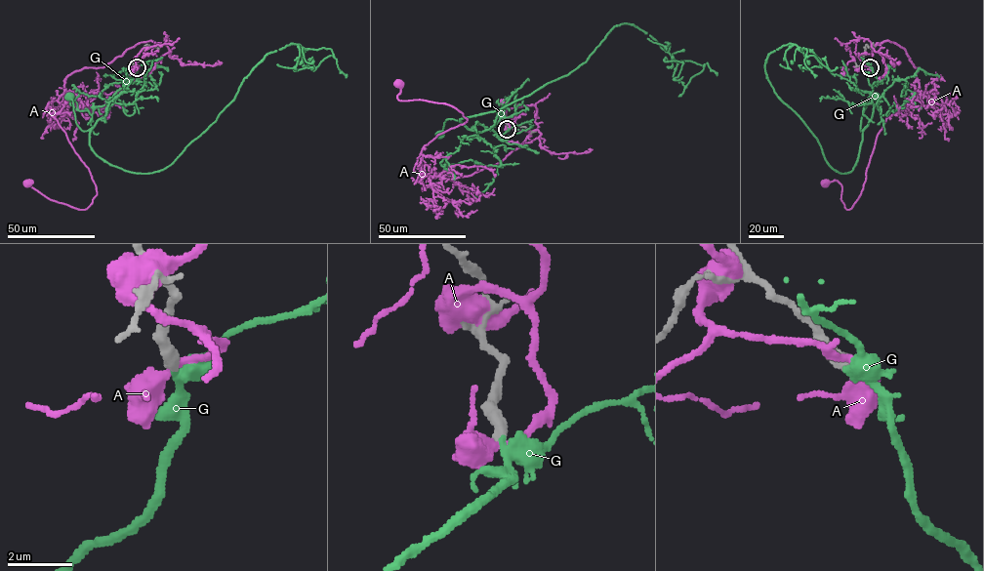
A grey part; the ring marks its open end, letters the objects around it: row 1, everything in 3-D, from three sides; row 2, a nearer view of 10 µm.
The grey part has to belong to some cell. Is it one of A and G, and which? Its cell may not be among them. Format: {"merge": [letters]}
{"merge": ["G"]}

